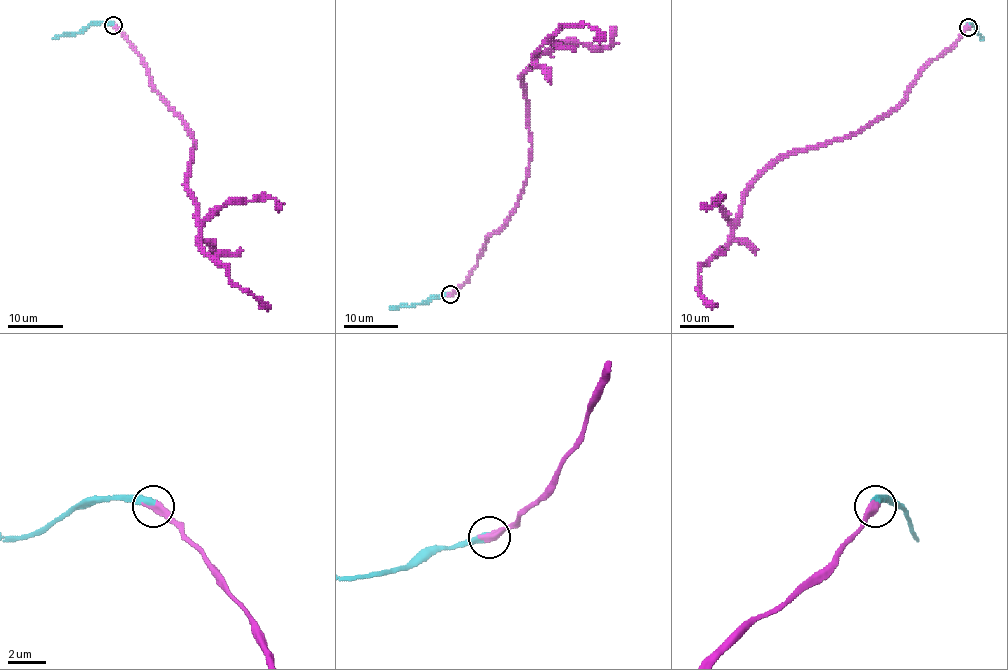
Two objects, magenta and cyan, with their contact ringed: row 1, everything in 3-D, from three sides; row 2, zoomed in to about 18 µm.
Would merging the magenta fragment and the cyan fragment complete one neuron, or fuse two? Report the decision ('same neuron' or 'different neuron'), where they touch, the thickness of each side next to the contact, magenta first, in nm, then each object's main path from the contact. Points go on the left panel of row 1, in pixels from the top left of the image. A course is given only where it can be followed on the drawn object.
same neuron; at (113, 25); 460 nm thick on the magenta side, 400 nm on the other; magenta runs (113, 25), (140, 56), (150, 82), (195, 141), (187, 190), (195, 205), (198, 245), (265, 307); cyan runs (113, 25), (95, 23), (75, 34), (63, 34), (52, 39)

